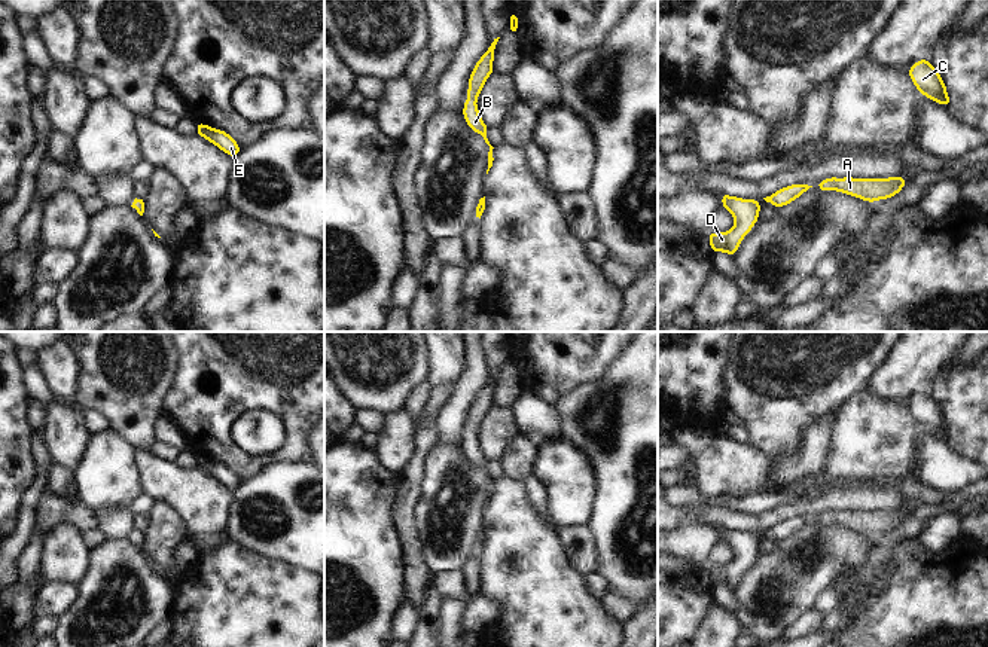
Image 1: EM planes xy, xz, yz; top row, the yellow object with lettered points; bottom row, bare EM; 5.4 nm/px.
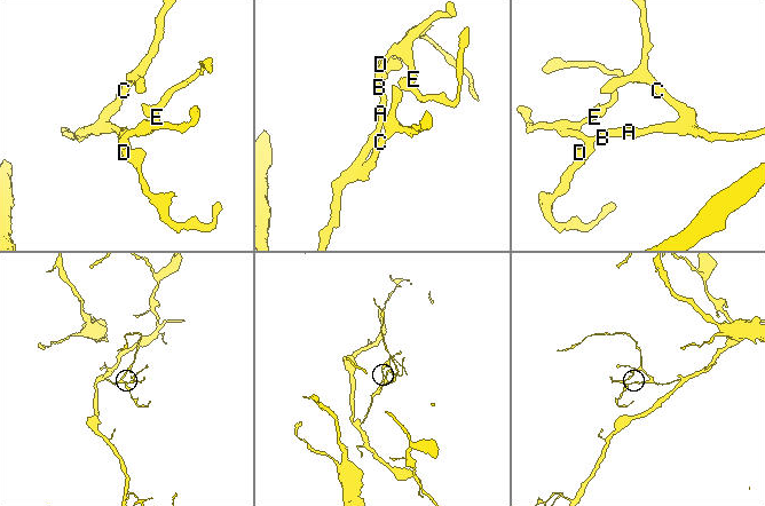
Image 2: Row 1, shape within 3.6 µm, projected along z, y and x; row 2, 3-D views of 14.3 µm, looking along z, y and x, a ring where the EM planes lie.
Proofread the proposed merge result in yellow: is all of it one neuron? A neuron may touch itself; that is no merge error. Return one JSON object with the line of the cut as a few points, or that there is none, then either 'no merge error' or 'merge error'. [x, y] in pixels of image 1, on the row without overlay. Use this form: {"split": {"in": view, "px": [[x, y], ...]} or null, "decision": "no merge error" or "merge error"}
{"split": null, "decision": "no merge error"}

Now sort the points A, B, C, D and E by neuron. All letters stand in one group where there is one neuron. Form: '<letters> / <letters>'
A B C D E

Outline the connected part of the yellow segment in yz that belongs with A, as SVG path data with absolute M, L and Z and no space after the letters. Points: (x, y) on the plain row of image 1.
M902 509L890 512L829 510L814 519L821 525L838 524L866 535L876 535L878 532L888 532L897 528L906 516L906 512Z

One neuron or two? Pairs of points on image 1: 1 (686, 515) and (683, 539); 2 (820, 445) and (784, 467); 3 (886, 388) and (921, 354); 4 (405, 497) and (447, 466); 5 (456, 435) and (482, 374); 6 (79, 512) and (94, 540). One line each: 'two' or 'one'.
1: two
2: one
3: one
4: two
5: one
6: two

